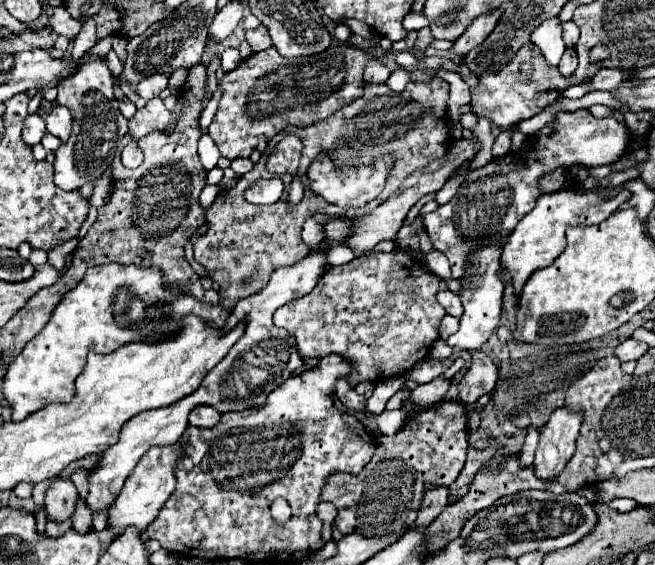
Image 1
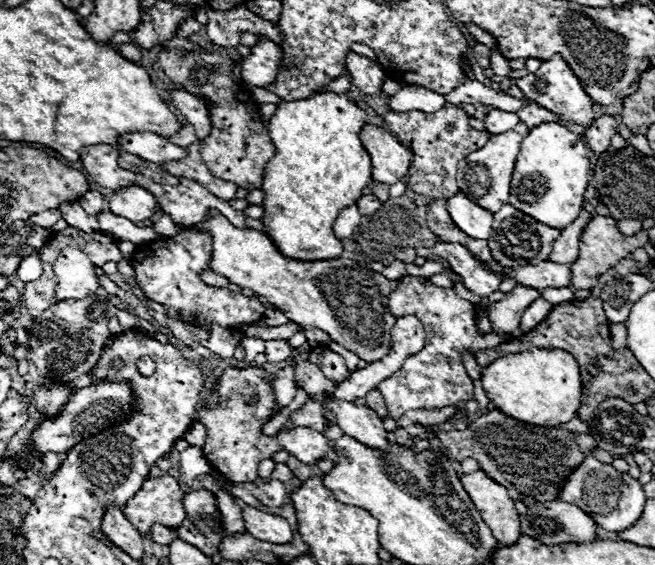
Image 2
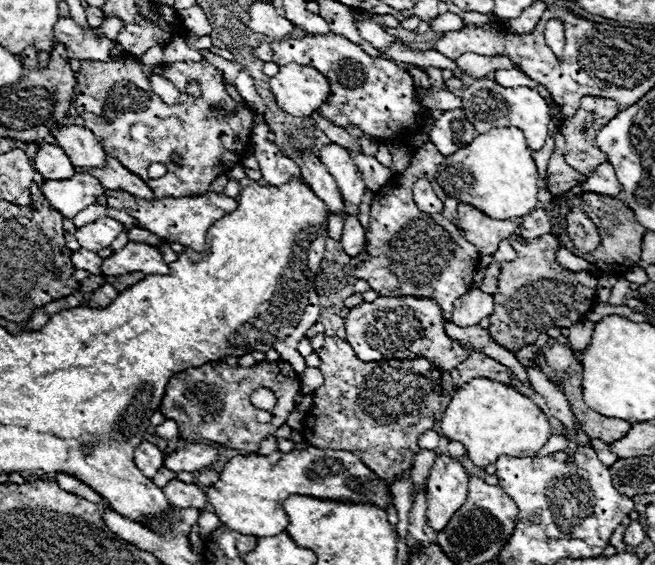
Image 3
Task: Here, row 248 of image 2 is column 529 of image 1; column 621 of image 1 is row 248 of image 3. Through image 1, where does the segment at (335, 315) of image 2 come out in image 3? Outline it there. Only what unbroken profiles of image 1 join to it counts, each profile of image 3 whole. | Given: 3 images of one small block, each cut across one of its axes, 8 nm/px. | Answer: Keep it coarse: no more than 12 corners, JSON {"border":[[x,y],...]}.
{"border":[[122,190],[108,204],[166,242],[204,250],[208,228],[236,198],[144,200]]}

